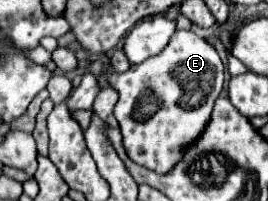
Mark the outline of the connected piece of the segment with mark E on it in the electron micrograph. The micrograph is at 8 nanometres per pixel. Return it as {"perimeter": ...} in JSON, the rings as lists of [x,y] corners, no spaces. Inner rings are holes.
{"perimeter":[[[176,31],[162,53],[144,63],[130,65],[130,69],[124,73],[116,73],[112,65],[108,65],[104,73],[108,77],[110,87],[116,89],[118,93],[114,117],[120,125],[126,155],[134,163],[164,175],[174,169],[174,165],[186,155],[188,147],[204,133],[206,123],[210,121],[210,115],[212,115],[214,101],[218,99],[222,91],[222,81],[224,81],[224,65],[216,49],[192,31]]]}

